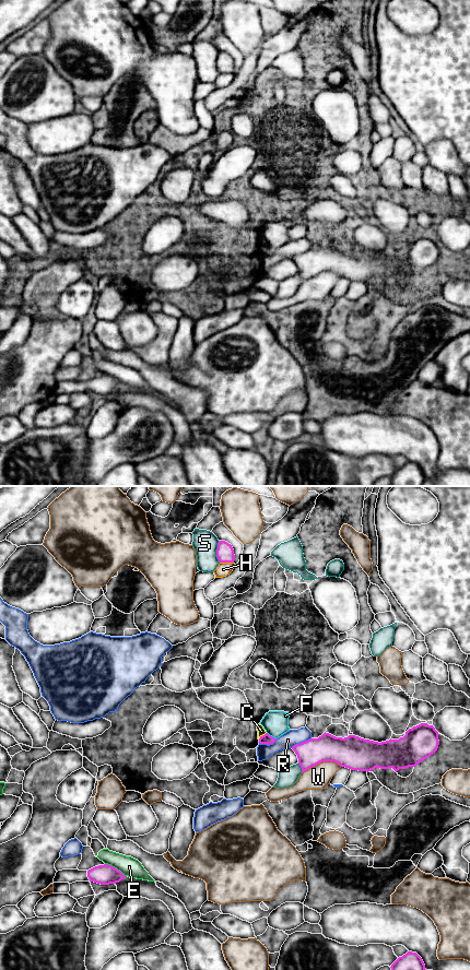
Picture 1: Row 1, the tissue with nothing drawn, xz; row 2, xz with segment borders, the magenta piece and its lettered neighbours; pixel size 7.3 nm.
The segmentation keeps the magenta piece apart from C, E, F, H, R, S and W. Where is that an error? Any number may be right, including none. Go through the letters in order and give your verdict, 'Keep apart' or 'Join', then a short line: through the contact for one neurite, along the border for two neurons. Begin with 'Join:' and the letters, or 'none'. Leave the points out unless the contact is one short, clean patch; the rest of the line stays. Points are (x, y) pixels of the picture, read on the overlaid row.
Join: none
C: Keep apart. Line: xz (266, 732), (258, 738)
E: Keep apart
F: Keep apart
H: Keep apart
R: Keep apart
S: Keep apart
W: Keep apart

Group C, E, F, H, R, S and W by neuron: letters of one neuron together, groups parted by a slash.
C / E / F / H / R / S / W

